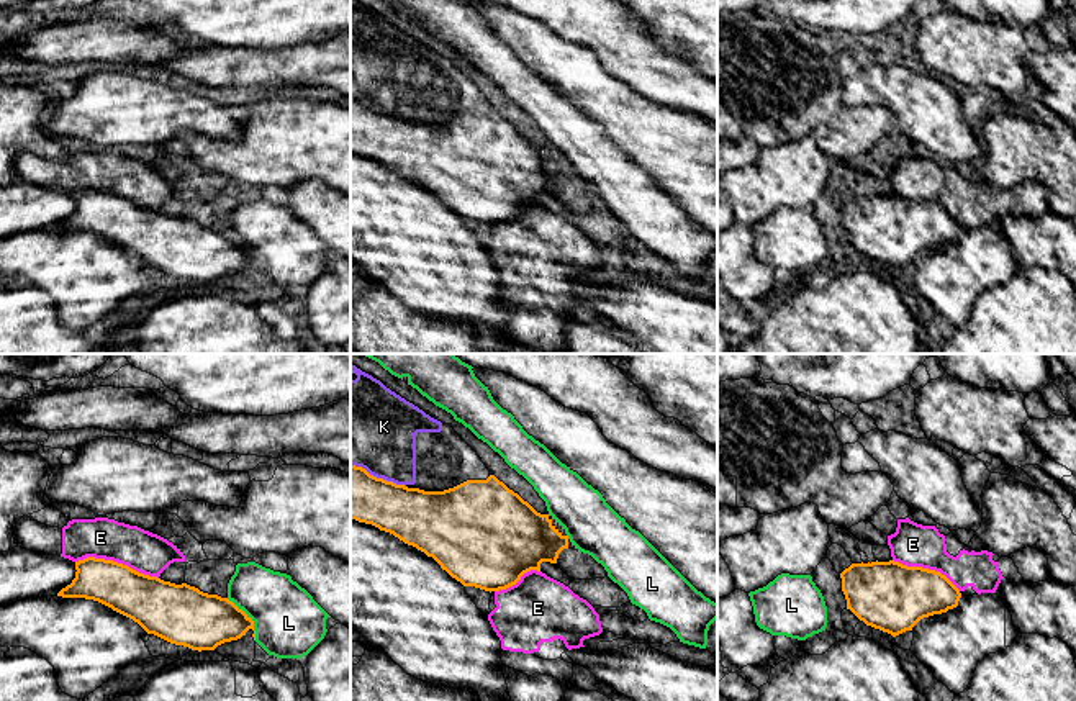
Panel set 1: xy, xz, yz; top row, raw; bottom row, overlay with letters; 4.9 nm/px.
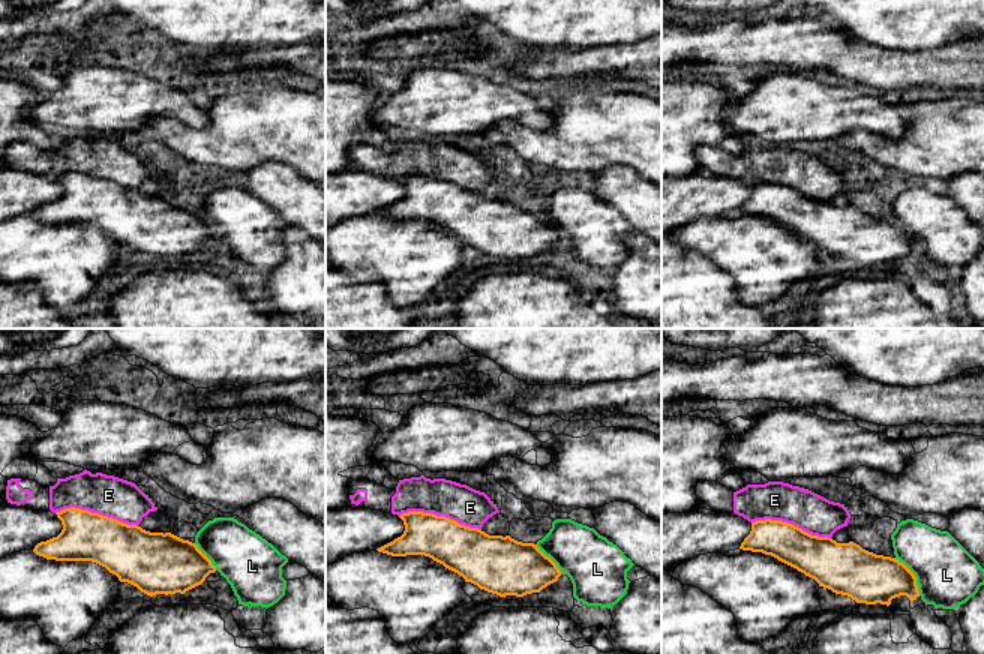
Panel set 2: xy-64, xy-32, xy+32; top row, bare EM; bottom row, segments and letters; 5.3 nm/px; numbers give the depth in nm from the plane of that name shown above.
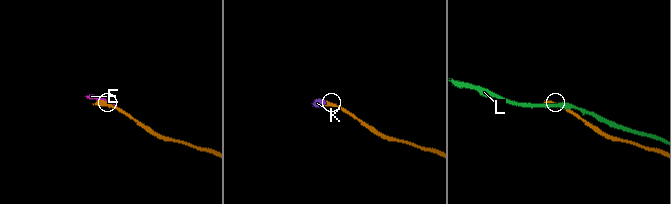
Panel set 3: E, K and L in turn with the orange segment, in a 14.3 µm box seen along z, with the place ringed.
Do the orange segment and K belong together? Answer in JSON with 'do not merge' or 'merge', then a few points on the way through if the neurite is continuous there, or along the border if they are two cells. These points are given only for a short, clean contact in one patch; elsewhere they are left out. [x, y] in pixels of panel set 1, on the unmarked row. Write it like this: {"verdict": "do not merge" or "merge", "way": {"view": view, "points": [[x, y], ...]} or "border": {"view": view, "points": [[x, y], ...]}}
{"verdict": "merge"}

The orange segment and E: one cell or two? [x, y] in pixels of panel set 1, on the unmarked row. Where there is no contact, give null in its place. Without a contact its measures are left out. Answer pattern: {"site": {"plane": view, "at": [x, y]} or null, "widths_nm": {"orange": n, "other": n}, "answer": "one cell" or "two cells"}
{"site": {"plane": "xy", "at": [117, 195]}, "widths_nm": {"orange": 240, "other": 200}, "answer": "two cells"}

